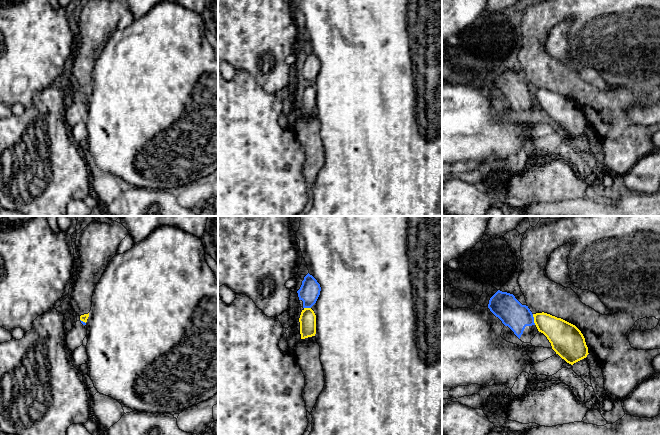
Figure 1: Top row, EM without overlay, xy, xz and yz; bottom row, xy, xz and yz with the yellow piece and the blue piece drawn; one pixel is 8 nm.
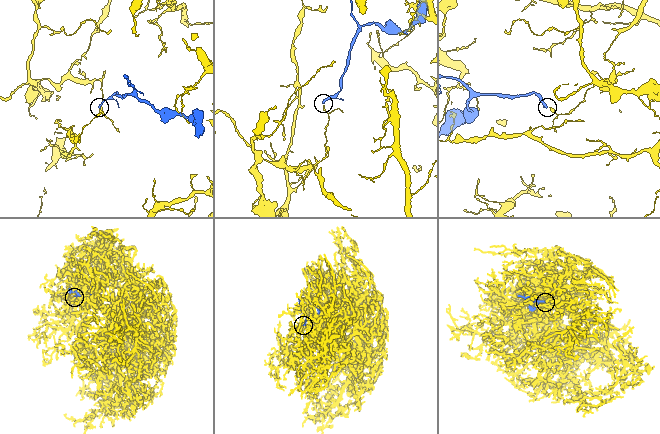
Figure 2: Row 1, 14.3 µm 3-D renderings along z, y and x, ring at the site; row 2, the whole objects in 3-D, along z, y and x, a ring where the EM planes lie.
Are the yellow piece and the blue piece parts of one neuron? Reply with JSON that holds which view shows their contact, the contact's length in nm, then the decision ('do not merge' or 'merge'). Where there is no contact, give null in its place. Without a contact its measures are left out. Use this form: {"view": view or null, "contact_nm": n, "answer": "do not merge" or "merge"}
{"view": "yz", "contact_nm": 90, "answer": "do not merge"}

